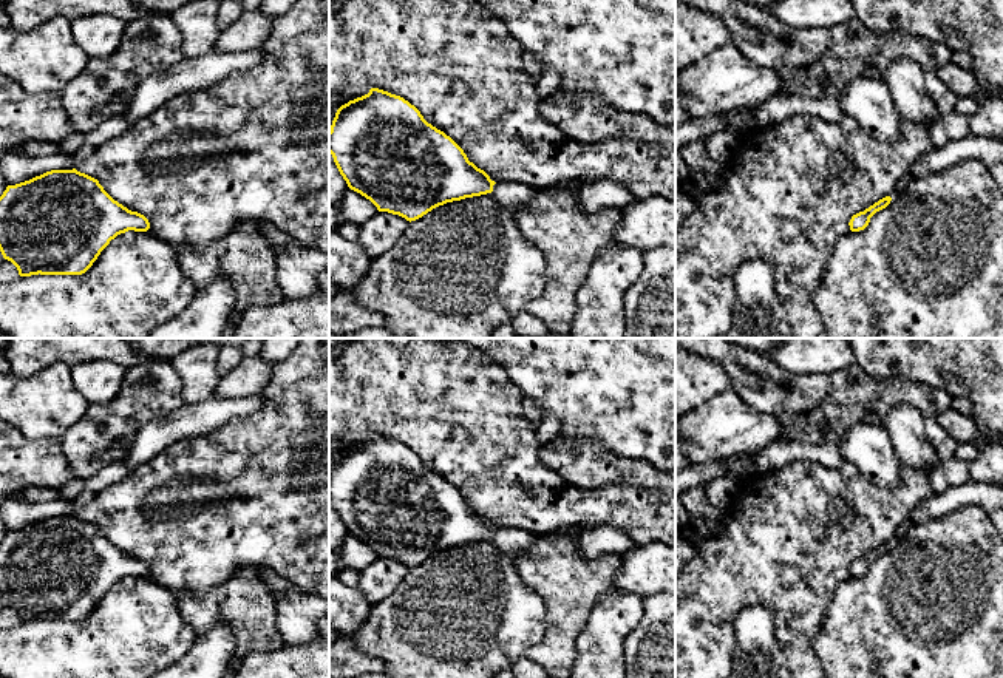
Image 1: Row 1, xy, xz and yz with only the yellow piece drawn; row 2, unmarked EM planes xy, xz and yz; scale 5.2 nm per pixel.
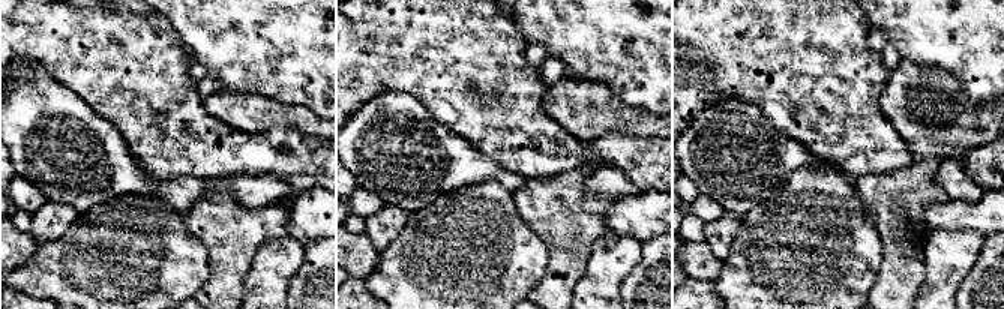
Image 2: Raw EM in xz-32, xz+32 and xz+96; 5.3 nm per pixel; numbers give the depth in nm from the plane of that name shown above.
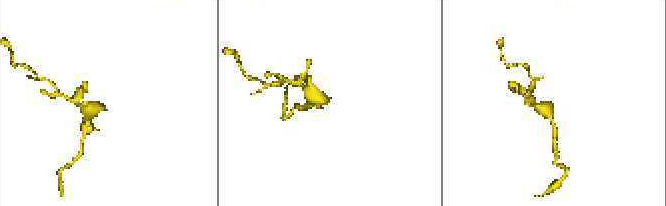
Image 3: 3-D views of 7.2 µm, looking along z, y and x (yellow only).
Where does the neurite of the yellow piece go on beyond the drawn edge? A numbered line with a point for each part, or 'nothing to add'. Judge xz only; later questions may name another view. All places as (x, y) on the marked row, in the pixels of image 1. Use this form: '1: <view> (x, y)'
1: xz (512, 196)

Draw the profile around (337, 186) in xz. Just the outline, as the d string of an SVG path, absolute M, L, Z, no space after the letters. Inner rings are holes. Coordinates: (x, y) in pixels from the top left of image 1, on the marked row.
M329 153L329 204L338 207L346 190L348 190L348 184L340 175L334 162L334 158Z

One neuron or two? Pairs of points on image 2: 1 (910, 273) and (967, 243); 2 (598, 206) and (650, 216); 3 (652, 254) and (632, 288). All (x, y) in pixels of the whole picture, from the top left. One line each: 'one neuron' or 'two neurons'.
1: two neurons
2: two neurons
3: one neuron

